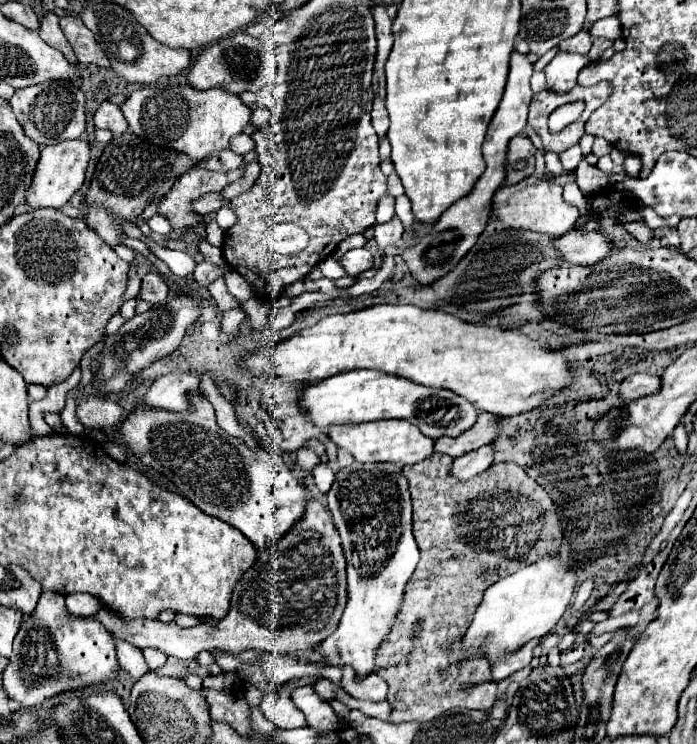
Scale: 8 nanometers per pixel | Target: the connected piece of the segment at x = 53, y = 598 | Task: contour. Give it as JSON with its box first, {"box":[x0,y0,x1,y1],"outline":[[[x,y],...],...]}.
{"box":[3,591,119,707],"outline":[[[43,591],[35,611],[21,623],[13,641],[19,661],[9,661],[3,671],[3,687],[9,699],[31,707],[65,691],[79,691],[87,685],[101,685],[117,679],[119,663],[111,633],[95,619],[71,617],[61,593]]]}

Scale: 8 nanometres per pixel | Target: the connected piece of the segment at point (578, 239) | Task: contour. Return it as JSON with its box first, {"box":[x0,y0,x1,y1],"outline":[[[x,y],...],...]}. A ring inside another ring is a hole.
{"box":[555,231,615,267],"outline":[[[569,231],[567,235],[555,239],[555,247],[563,255],[563,267],[589,267],[611,255],[615,249],[607,235],[597,231]]]}

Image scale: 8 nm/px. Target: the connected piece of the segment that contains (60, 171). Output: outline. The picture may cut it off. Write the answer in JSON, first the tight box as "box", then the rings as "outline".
{"box":[25,139,91,209],"outline":[[[83,139],[61,141],[57,145],[45,147],[33,171],[33,183],[29,183],[27,201],[25,201],[29,209],[43,209],[43,207],[61,209],[81,189],[85,179],[85,169],[89,163],[89,153],[91,153],[91,147]]]}

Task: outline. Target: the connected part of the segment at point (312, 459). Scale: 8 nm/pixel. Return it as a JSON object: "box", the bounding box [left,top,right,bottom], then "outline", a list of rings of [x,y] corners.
{"box":[297,445,319,471],"outline":[[[307,445],[297,449],[297,465],[299,467],[303,467],[305,471],[311,471],[317,463],[319,463],[319,455],[315,451],[311,451]]]}

